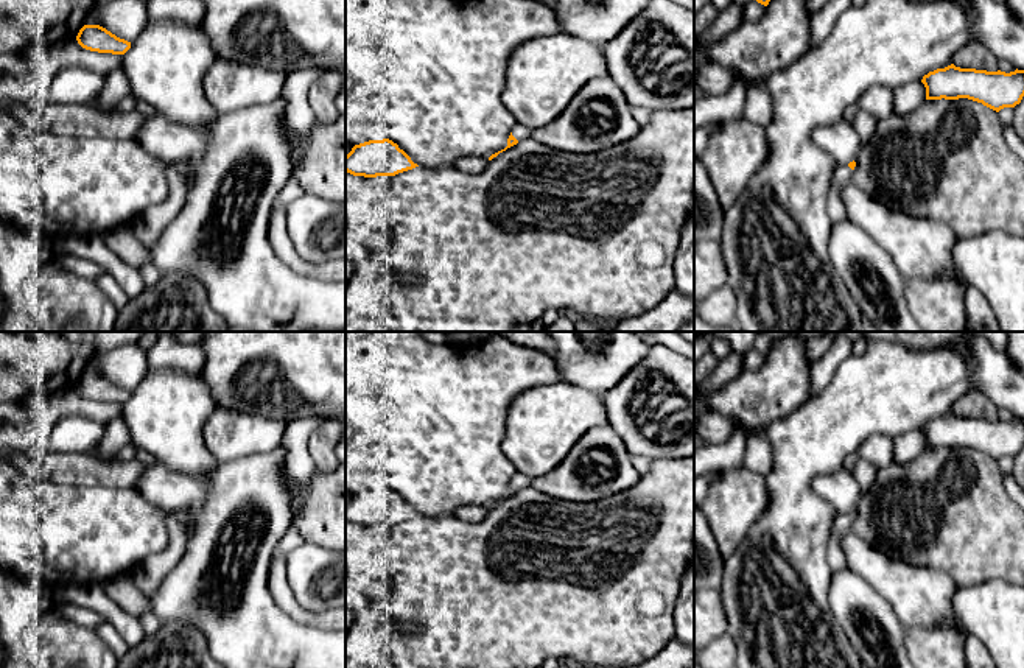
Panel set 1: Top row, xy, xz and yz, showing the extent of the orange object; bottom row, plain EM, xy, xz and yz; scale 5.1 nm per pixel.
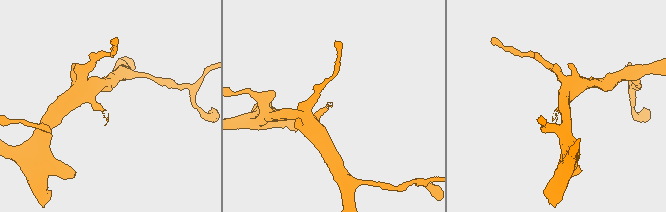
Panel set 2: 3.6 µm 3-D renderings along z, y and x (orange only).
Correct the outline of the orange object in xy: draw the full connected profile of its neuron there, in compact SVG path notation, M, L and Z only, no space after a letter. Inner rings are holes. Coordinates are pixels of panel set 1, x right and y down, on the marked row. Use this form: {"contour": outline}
{"contour": "M84 25L76 40L82 48L98 53L124 54L131 48L131 42L117 37L100 25Z"}

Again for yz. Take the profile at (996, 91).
{"contour": "M954 64L929 72L921 83L926 87L926 100L968 98L999 112L1015 107L1024 97L1024 70L987 72L960 69Z"}

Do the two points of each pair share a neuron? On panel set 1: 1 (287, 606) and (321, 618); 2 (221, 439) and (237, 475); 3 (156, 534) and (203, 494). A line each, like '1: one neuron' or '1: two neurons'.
1: one neuron
2: two neurons
3: two neurons

